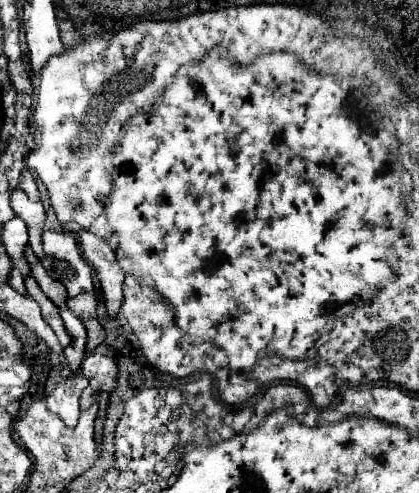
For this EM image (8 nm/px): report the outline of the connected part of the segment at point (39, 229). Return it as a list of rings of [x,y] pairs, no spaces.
[[[13,190],[11,194],[13,212],[27,224],[29,230],[29,246],[37,258],[43,258],[45,252],[41,248],[41,234],[45,228],[45,208],[41,202],[33,202],[21,190]]]

